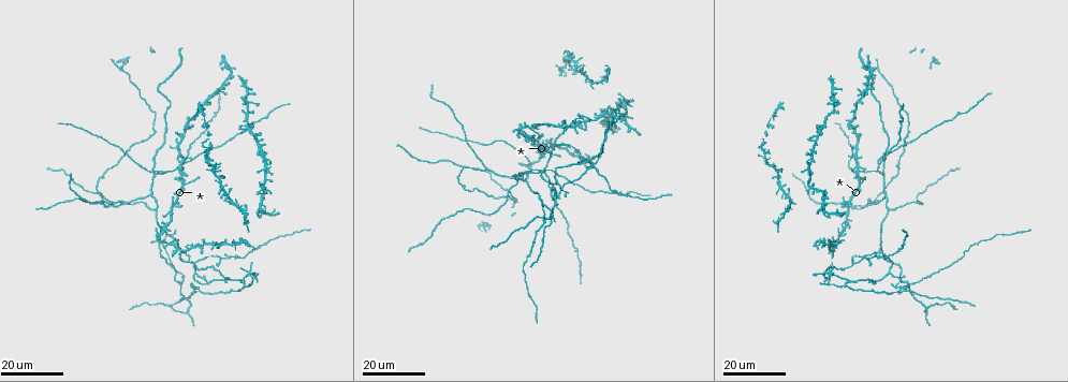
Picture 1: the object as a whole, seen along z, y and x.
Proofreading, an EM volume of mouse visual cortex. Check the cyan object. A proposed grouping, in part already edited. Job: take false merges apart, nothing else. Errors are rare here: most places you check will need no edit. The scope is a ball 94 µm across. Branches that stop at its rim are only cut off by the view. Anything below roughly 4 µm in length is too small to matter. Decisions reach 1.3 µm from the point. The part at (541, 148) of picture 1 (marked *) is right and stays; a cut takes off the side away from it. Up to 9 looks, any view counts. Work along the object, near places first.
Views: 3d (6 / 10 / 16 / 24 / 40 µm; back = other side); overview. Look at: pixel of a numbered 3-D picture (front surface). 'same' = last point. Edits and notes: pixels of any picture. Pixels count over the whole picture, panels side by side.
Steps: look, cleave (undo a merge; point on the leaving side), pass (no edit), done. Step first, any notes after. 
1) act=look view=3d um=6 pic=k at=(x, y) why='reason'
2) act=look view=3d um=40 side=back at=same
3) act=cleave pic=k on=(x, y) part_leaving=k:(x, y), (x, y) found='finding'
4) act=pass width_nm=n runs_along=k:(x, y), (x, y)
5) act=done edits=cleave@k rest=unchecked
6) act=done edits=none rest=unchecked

act=look view=3d um=24 pic=1 at=(829, 273) why='arms run side by side'

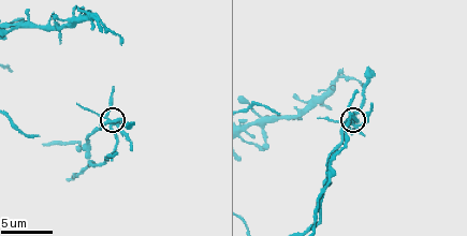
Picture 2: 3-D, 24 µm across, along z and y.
act=look view=3d um=10 at=same why='closer look'

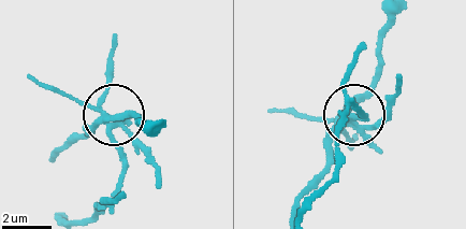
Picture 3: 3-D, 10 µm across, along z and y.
act=cleave pic=3 on=(111, 83) found='two cells meet here'

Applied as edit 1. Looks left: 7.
act=look view=overview

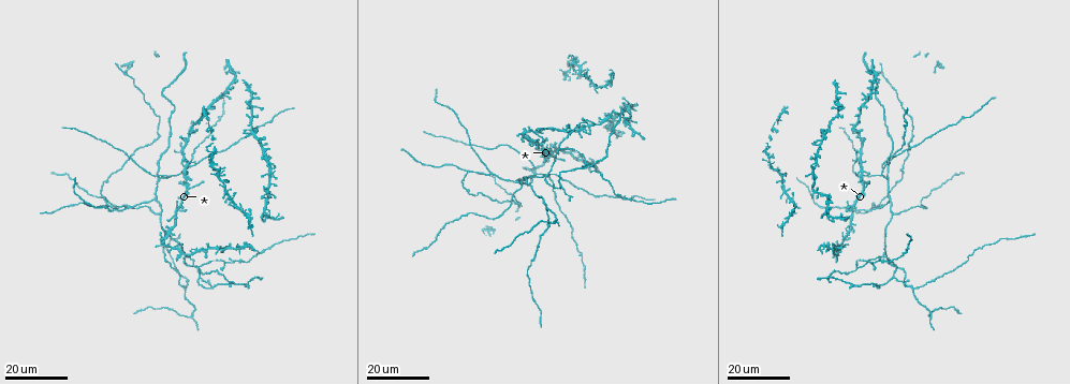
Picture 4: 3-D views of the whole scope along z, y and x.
act=look view=3d um=24 pic=4 at=(548, 174)

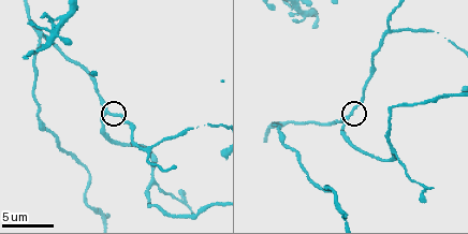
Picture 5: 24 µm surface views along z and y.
act=look view=3d um=6 pic=5 at=(347, 118) why='closer look'

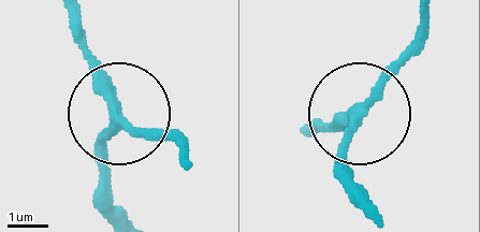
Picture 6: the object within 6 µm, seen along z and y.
act=pass side_arm_um=54 runs_along=6:(68, 13), (116, 116), (102, 185) found='all the same cell'

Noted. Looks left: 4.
act=look view=3d um=24 pic=4 at=(870, 176)

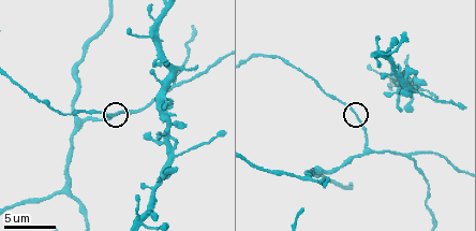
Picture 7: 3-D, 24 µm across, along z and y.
act=look view=3d um=6 pic=7 at=(354, 111)

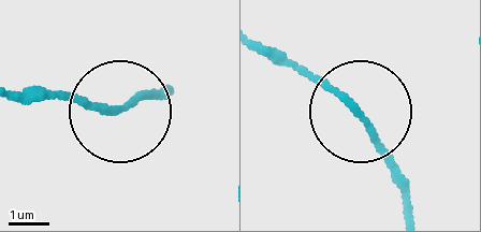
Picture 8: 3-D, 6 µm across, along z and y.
act=look view=3d um=6 side=back pic=8 at=(355, 109)

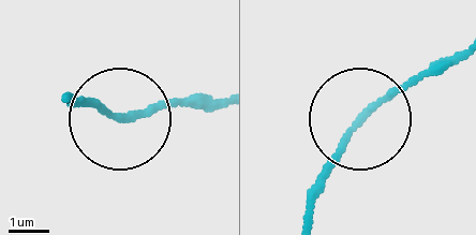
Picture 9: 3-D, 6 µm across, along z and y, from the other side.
act=pass width_nm=140 found='one cell here'

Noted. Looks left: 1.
act=look view=3d um=16 pic=7 at=(414, 91)

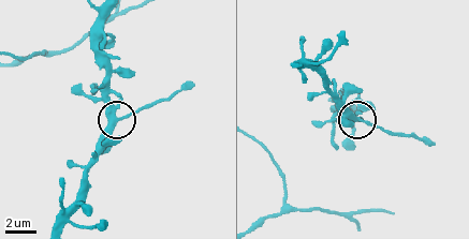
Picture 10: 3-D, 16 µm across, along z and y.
act=cleave pic=10 on=(141, 108) arms=3 part_leaving=10:(121, 117), (170, 100), (192, 84) found='a second cell is stuck on'

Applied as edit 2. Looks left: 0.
act=done edits=cleave@3,cleave@10 rest=unchecked

